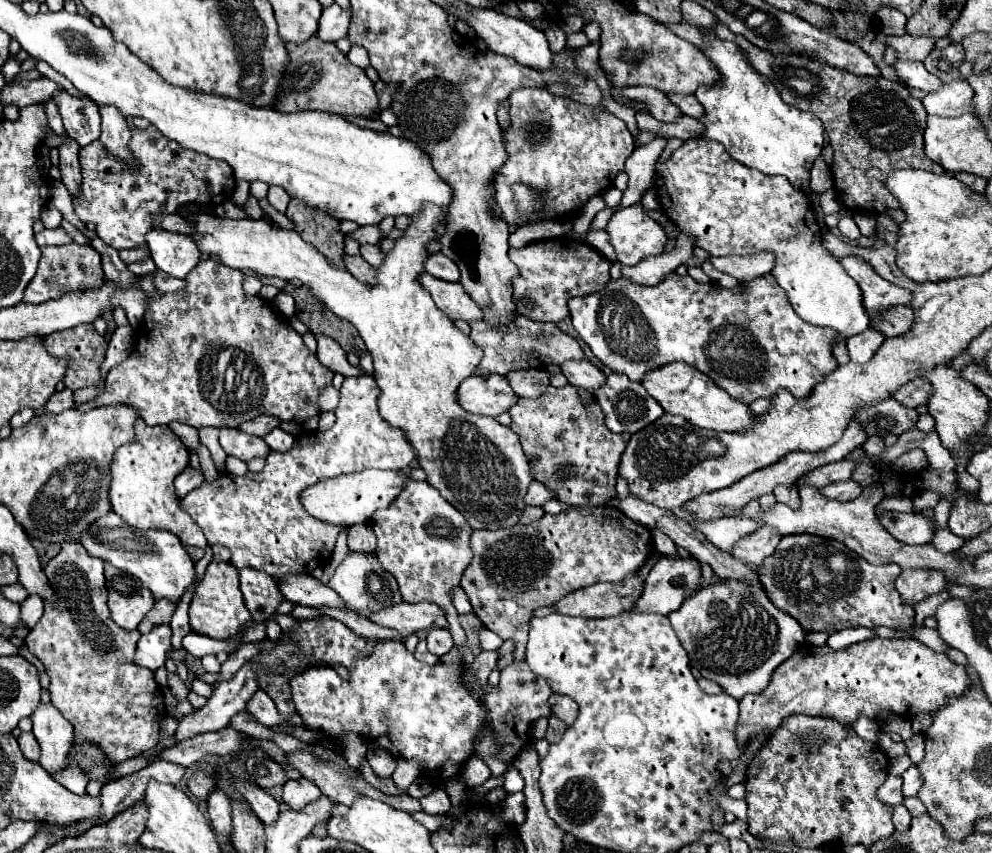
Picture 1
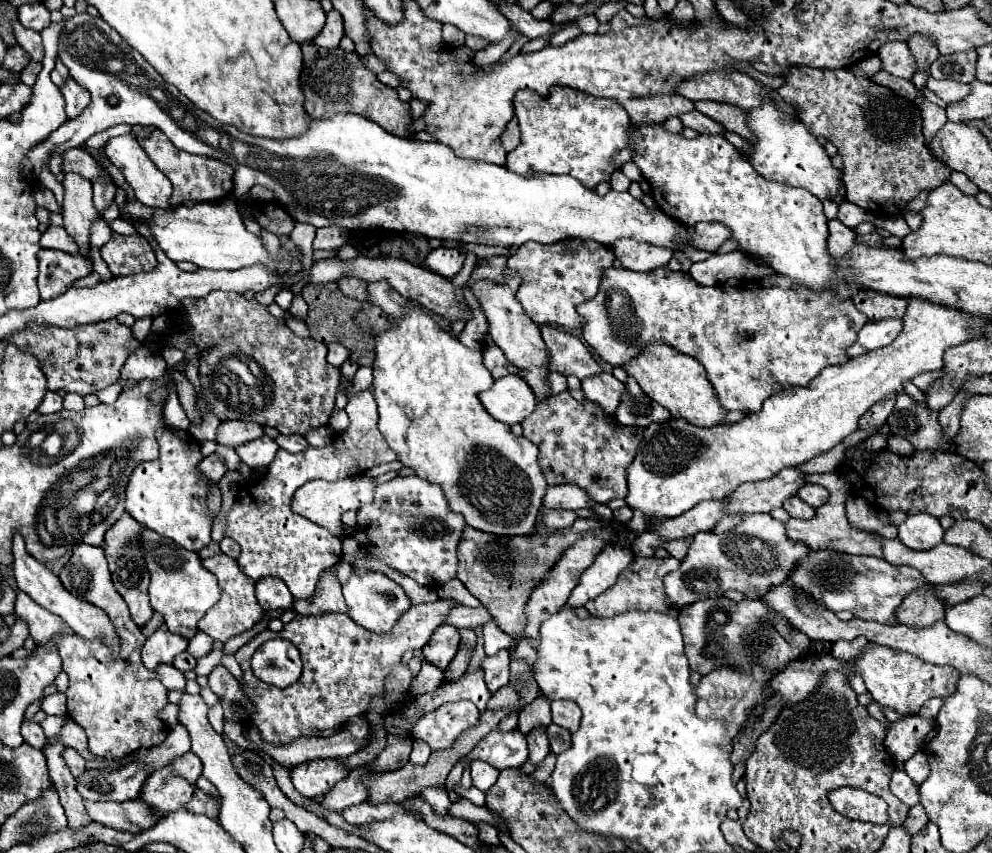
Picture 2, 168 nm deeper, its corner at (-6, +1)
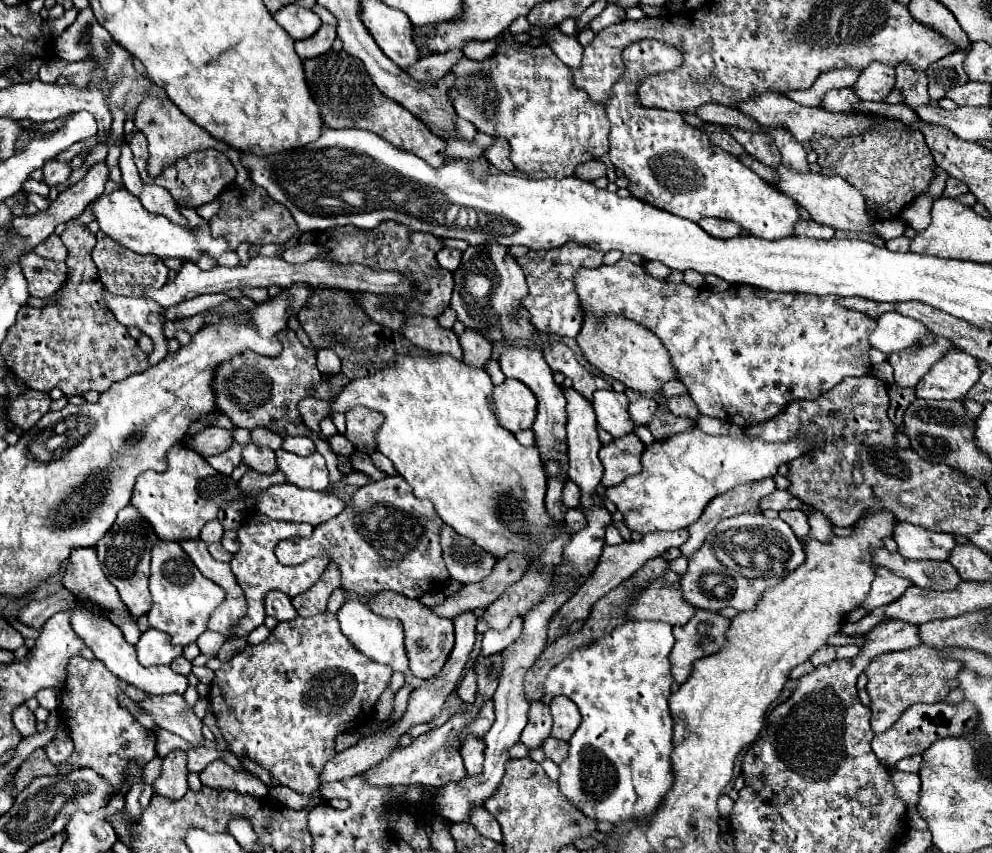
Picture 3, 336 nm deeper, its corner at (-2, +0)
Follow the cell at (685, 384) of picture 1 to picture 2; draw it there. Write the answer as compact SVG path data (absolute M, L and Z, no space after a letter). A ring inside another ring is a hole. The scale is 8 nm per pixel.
M650 344L650 348L646 348L636 360L626 364L624 370L628 372L628 376L634 376L638 380L642 390L652 400L656 400L660 406L668 408L672 416L684 418L694 426L716 426L728 414L722 408L722 404L716 396L716 390L708 382L704 366L698 360L676 352L672 346Z

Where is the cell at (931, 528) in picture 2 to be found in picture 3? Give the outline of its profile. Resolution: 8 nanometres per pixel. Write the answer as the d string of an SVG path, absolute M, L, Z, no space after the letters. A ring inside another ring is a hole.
M898 523L894 529L894 541L898 543L898 553L906 559L946 561L956 547L952 533L920 529L912 523Z

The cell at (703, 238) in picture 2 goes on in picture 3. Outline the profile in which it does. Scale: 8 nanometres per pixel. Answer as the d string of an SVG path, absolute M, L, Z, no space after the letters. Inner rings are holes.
M702 219L698 225L702 225L706 229L706 233L710 233L712 237L718 239L730 239L740 235L742 227L732 223L732 221L724 221L724 219Z

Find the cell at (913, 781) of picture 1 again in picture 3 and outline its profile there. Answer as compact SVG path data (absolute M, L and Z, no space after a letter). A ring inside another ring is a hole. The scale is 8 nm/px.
M912 755L912 757L906 757L906 759L900 759L898 763L896 763L896 769L898 771L914 771L914 773L918 773L918 769L920 769L920 761L922 761L922 757L920 755Z

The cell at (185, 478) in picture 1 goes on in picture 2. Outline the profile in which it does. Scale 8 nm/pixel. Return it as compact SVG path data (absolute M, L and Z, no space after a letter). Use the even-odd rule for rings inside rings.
M210 454L208 458L204 458L198 464L198 470L200 470L202 476L206 476L212 482L218 482L226 474L226 466L224 466L224 462L216 454Z

